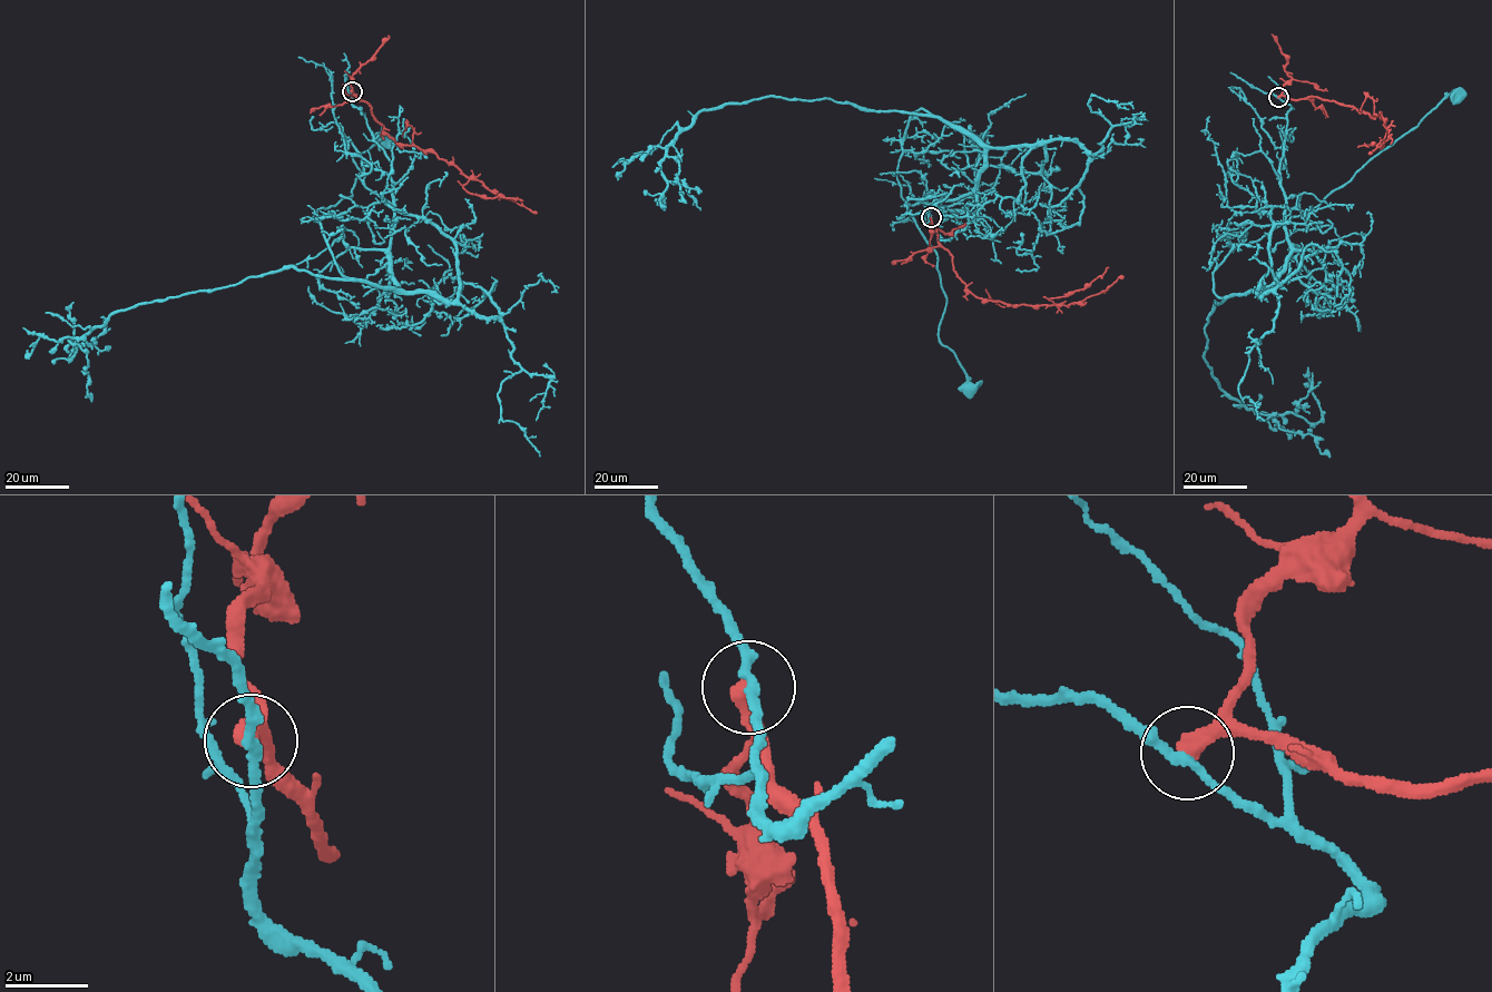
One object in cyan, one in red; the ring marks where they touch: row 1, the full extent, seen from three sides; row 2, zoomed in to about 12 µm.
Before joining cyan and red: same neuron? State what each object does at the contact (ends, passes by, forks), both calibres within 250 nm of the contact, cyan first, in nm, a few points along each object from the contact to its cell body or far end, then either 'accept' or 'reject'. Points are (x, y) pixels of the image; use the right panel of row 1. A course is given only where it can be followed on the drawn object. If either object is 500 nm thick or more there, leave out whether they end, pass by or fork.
cyan passes by; red ends; calibres 200 and 460 nm; course cyan (1278, 97), (1291, 252), (1274, 282), (1225, 300), (1213, 272), (1238, 244), (1458, 95); course red (1278, 97), (1313, 96), (1343, 104), (1372, 117), (1380, 114), (1386, 131), (1383, 146), (1357, 147); reject

